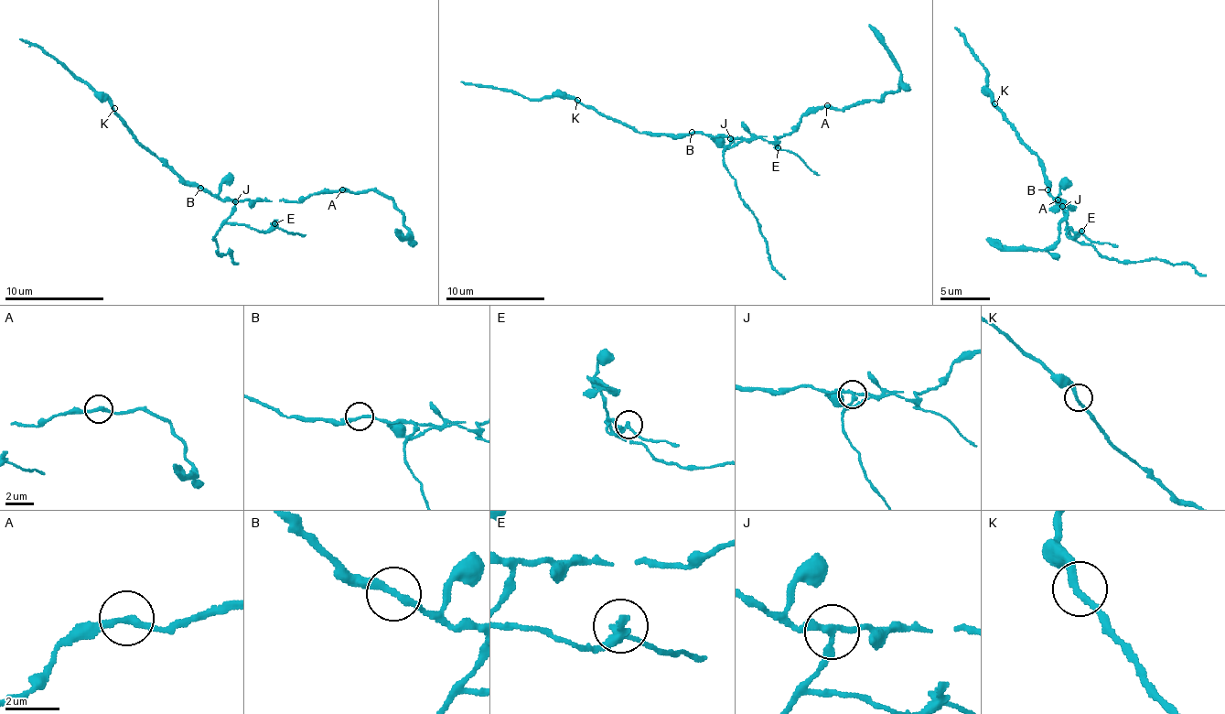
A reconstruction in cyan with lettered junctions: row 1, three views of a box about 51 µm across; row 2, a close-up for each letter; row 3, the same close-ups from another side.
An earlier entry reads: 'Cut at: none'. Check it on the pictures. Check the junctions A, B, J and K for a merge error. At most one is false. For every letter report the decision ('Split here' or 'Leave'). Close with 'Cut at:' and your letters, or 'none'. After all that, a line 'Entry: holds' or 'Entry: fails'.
A: Leave
B: Leave
J: Split here
K: Leave
Cut at: J
Entry: fails

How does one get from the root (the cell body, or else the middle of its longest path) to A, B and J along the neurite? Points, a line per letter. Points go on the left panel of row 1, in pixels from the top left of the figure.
A: (223, 200), (300, 201), (312, 194), (342, 189)
B: (223, 200), (200, 188)
J: (223, 200), (235, 202)

